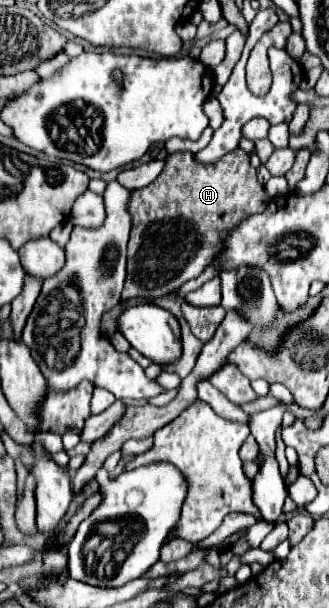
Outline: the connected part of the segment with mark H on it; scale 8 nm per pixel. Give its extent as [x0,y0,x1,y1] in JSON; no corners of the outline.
[123,149,269,299]

